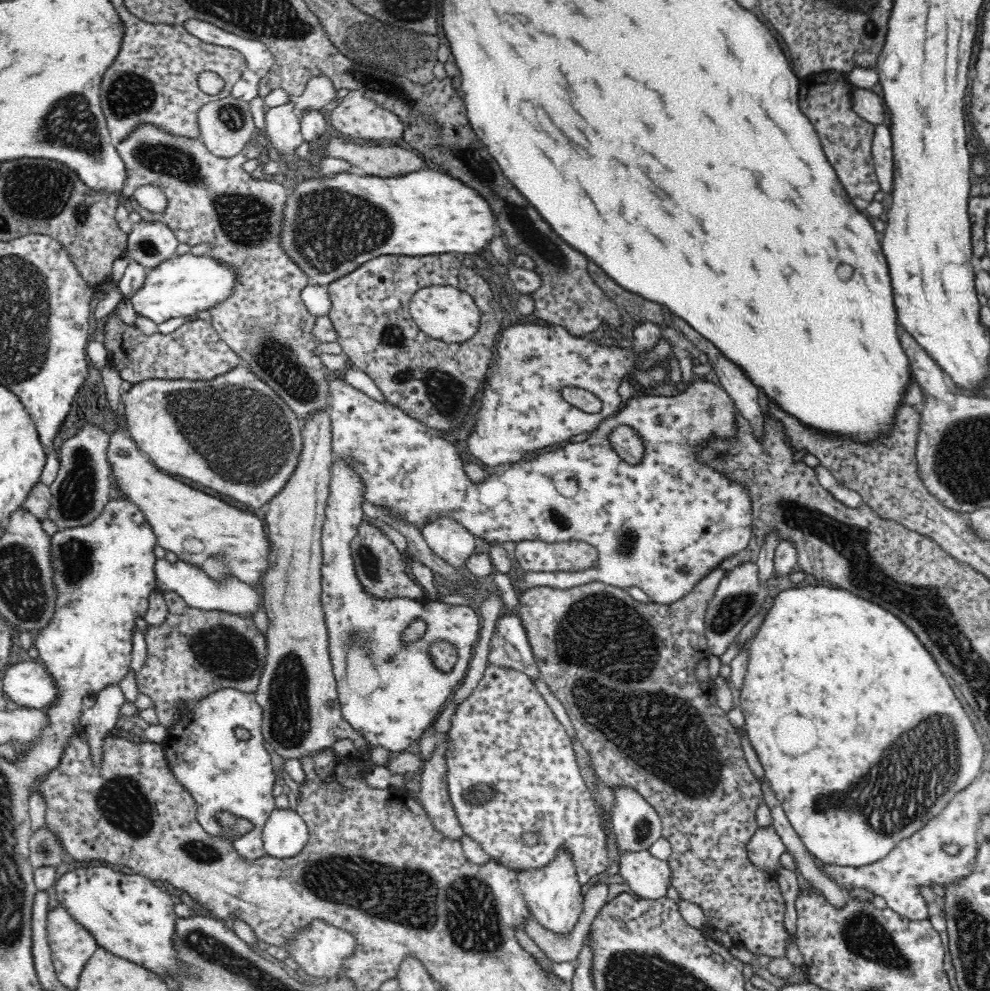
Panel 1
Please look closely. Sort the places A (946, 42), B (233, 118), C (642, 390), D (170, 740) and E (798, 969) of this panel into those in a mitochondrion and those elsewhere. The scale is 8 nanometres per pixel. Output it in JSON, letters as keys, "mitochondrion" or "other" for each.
{"A":"other","B":"mitochondrion","C":"other","D":"other","E":"other"}

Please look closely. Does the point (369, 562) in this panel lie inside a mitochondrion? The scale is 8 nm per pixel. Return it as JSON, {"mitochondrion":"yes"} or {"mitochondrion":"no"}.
{"mitochondrion":"yes"}

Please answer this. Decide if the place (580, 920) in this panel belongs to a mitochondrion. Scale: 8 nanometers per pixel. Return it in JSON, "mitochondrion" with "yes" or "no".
{"mitochondrion":"no"}

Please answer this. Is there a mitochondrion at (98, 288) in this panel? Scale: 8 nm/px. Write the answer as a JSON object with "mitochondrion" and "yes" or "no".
{"mitochondrion":"no"}

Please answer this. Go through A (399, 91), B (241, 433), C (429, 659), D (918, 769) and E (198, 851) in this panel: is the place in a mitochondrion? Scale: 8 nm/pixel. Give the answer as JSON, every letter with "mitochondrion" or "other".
{"A":"mitochondrion","B":"mitochondrion","C":"other","D":"mitochondrion","E":"mitochondrion"}

